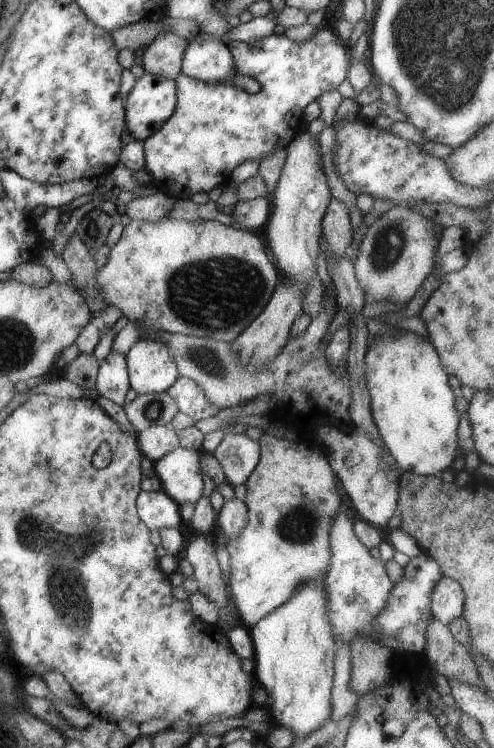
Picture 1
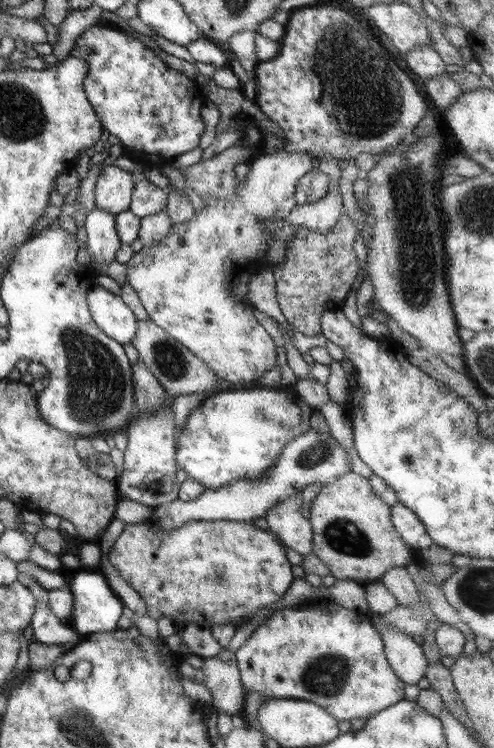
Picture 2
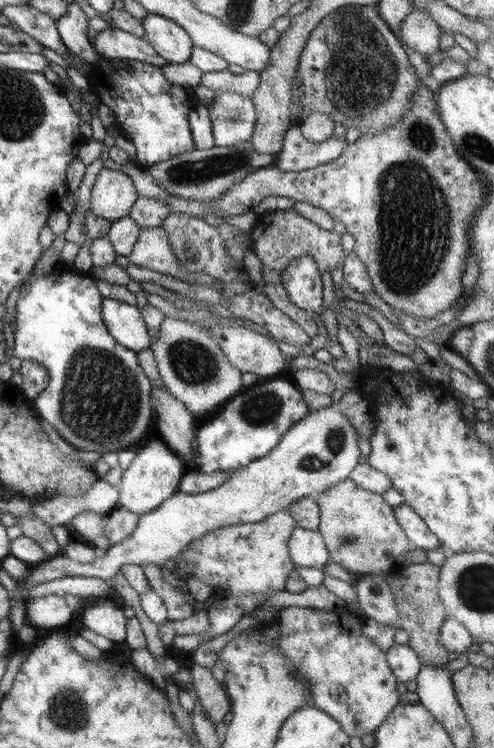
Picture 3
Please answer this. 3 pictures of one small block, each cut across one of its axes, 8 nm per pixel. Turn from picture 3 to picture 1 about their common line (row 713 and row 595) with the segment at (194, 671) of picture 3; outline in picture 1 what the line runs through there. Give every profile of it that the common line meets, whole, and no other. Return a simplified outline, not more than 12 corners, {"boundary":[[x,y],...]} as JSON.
{"boundary":[[213,533],[194,534],[182,552],[199,591],[235,627]]}

